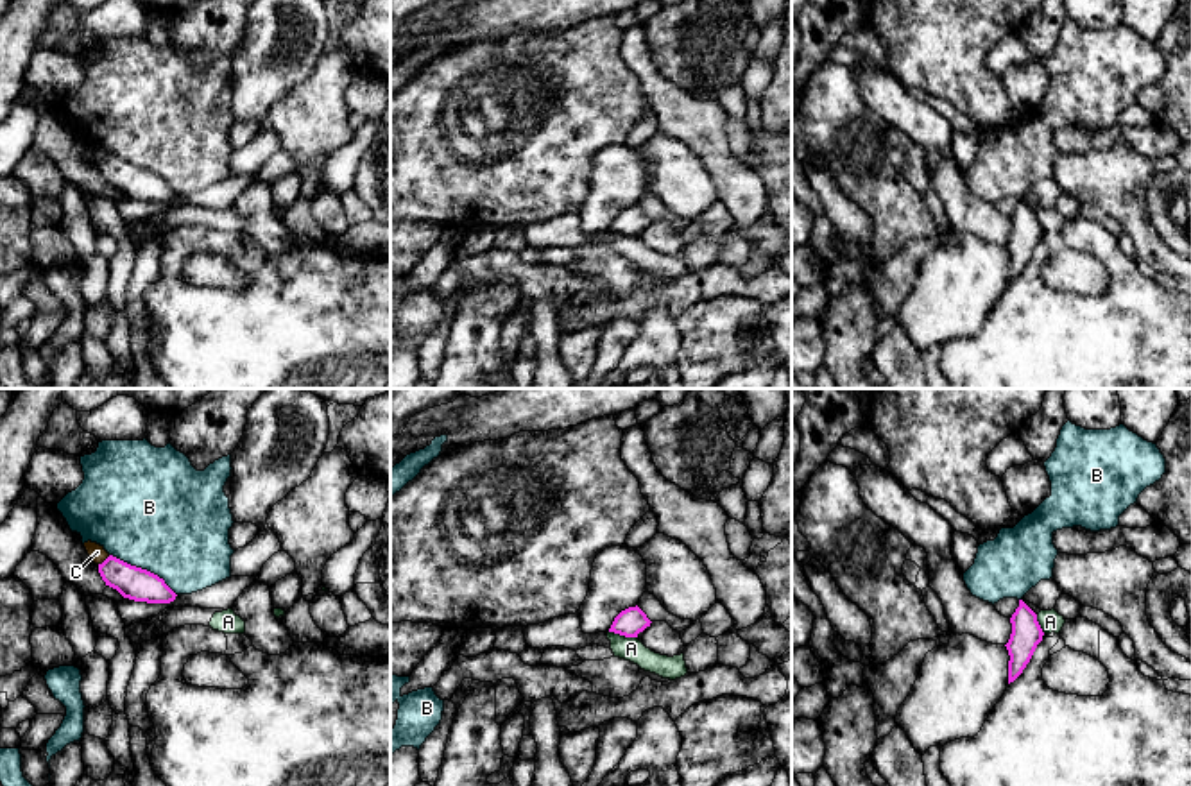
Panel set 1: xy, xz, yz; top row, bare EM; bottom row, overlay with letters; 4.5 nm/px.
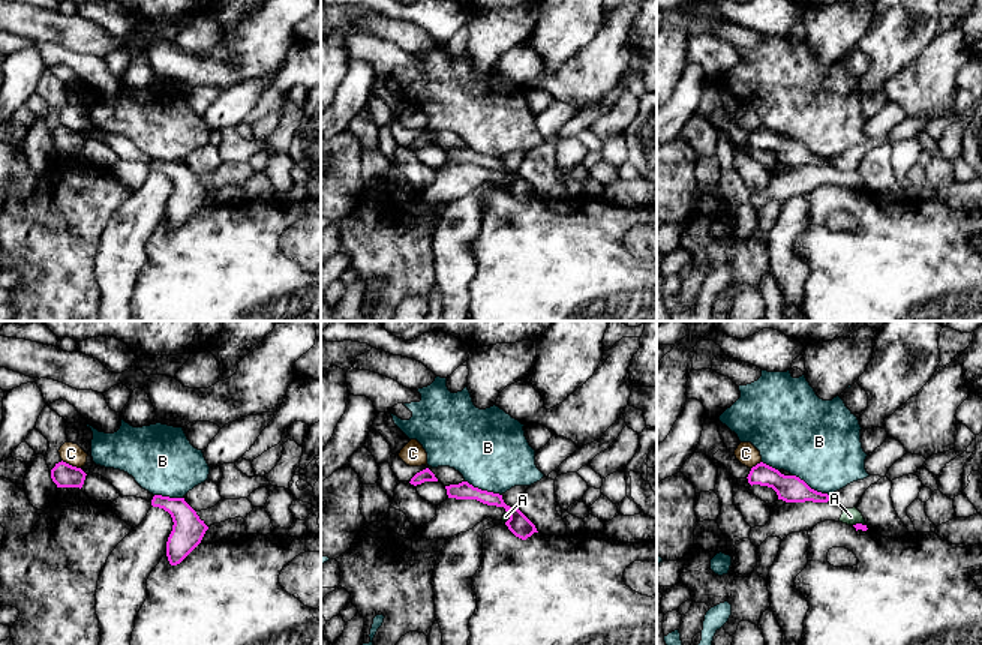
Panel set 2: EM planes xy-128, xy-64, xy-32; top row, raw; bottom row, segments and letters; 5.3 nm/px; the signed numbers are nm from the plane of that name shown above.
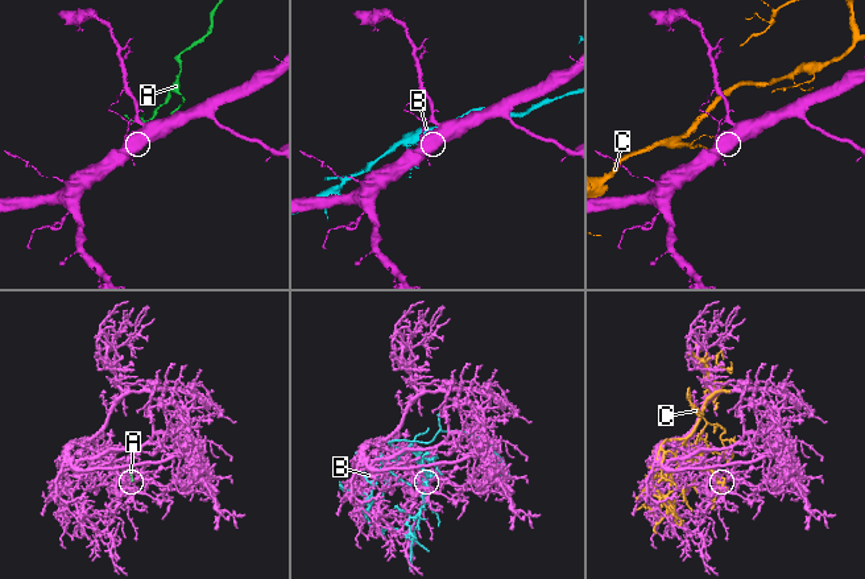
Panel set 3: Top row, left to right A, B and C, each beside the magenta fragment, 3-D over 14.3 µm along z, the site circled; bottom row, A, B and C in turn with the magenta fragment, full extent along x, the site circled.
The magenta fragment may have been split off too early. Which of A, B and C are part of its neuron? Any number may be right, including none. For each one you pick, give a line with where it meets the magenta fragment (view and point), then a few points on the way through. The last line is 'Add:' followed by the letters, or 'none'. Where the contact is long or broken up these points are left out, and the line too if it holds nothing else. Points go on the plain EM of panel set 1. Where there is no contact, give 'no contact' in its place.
Add: none

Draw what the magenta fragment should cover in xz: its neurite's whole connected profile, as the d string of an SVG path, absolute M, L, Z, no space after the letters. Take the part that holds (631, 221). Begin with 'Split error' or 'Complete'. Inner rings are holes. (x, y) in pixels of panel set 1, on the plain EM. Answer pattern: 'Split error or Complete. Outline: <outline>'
Complete. Outline: M636 204L636 206L629 206L625 209L621 209L609 231L625 235L625 236L638 236L639 231L643 231L647 226L650 226L650 218L647 217L647 213Z

